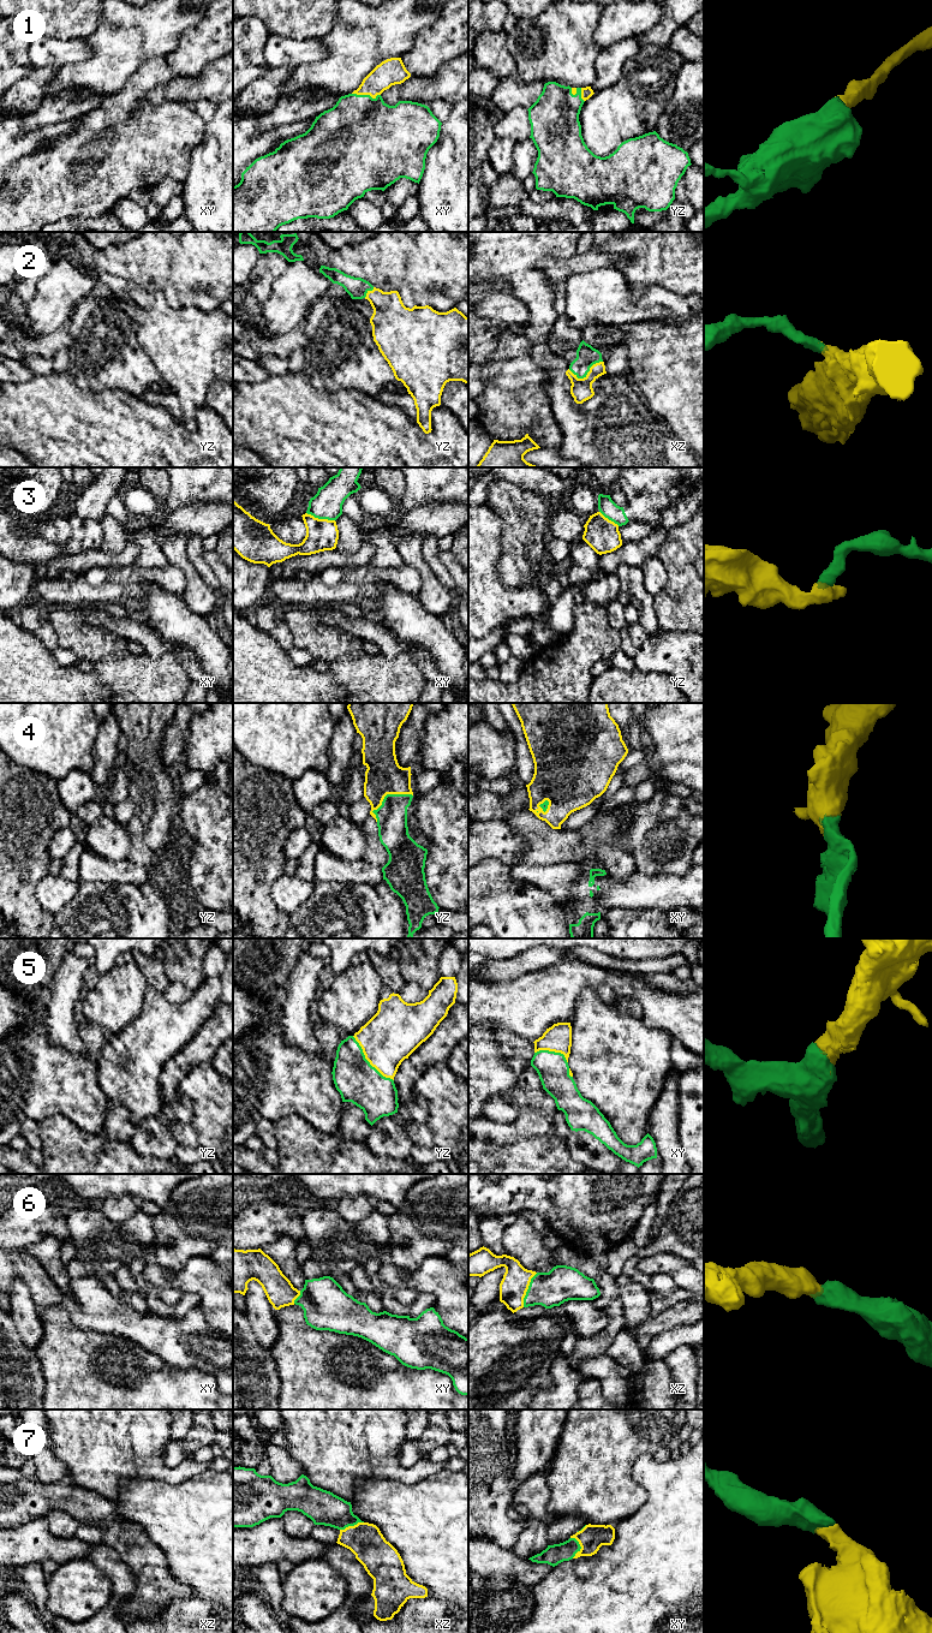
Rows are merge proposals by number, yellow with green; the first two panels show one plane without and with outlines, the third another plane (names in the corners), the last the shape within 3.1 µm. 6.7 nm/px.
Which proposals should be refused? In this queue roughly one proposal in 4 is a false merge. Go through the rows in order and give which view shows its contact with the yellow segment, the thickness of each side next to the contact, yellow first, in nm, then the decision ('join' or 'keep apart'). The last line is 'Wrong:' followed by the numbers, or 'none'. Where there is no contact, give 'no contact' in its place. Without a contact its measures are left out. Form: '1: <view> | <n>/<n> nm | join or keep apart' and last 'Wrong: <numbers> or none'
1: xy | 180/460 nm | join
2: xz | 150/140 nm | join
3: xy | 220/200 nm | keep apart
4: yz | 240/200 nm | join
5: yz | 360/280 nm | join
6: xz | 190/240 nm | join
7: xy | 170/140 nm | join
Wrong: 3

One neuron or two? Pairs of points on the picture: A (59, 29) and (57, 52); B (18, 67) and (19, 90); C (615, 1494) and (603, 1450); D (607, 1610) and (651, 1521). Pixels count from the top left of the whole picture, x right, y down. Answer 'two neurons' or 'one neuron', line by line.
A: two neurons
B: two neurons
C: one neuron
D: one neuron

